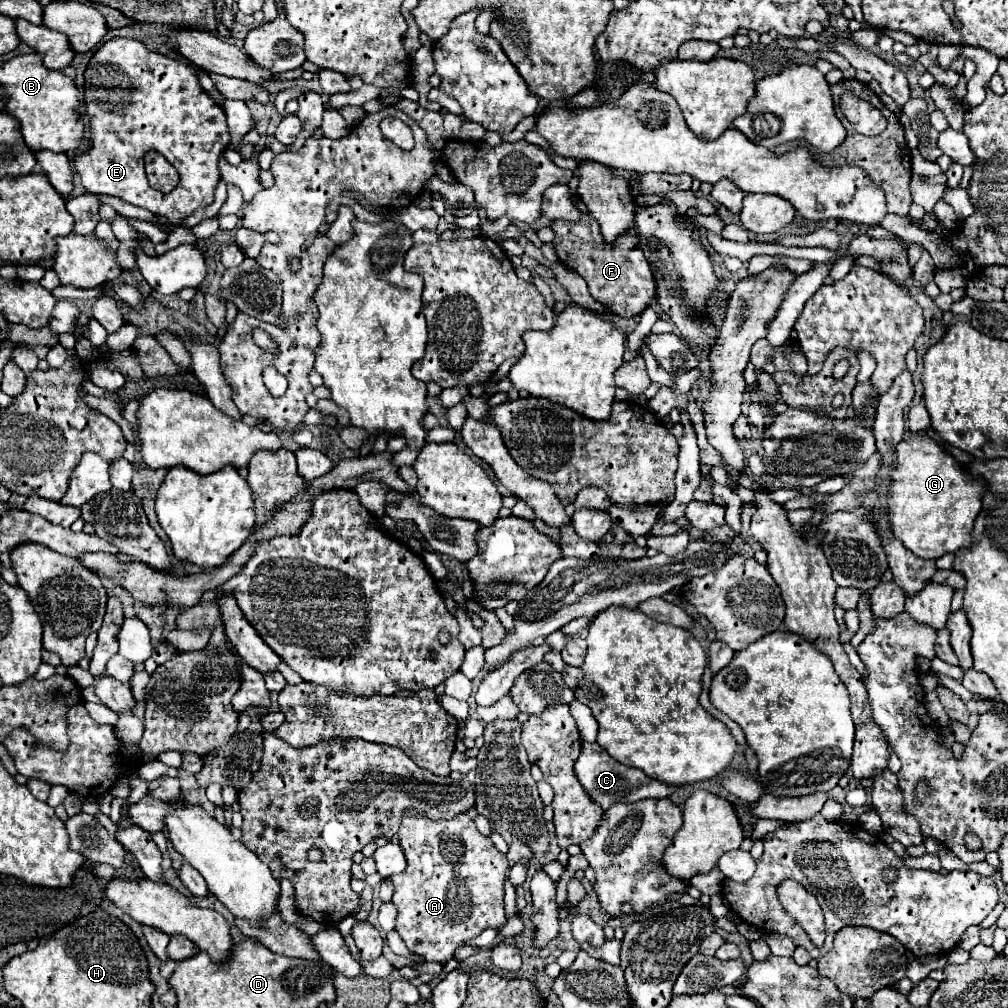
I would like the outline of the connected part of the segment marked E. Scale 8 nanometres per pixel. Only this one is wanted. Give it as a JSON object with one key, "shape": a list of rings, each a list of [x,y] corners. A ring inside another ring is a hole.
{"shape":[[[112,38],[94,52],[84,72],[84,80],[94,80],[84,86],[86,116],[90,118],[90,150],[74,156],[72,164],[82,180],[82,186],[92,194],[120,196],[128,204],[150,210],[152,214],[168,218],[172,224],[184,222],[192,212],[214,202],[214,190],[220,182],[220,156],[228,150],[230,130],[226,114],[200,86],[196,68],[170,56],[148,50],[142,42],[132,38]],[[146,152],[160,152],[180,174],[178,186],[170,194],[156,192],[144,172]]]}

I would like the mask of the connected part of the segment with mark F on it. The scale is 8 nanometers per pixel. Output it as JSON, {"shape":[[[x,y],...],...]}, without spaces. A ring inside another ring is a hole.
{"shape":[[[582,216],[576,224],[550,224],[550,228],[556,234],[552,244],[558,260],[586,280],[588,292],[596,302],[604,304],[608,310],[620,316],[634,316],[650,306],[656,294],[656,284],[650,272],[650,264],[642,254],[638,236],[636,242],[624,238],[620,244],[616,244],[616,248],[608,248],[600,236],[600,226],[590,216]],[[570,232],[578,232],[578,238],[570,238]]]}

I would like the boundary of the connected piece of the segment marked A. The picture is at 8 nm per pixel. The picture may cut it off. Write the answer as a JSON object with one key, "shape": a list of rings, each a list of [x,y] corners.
{"shape":[[[462,812],[454,820],[430,820],[426,816],[402,816],[400,824],[400,846],[406,854],[408,868],[402,874],[392,876],[394,896],[392,902],[398,910],[396,930],[406,946],[420,954],[426,962],[446,964],[458,948],[476,938],[486,928],[502,928],[508,918],[504,910],[504,870],[508,868],[506,854],[502,854],[488,836],[480,834],[474,820]]]}

